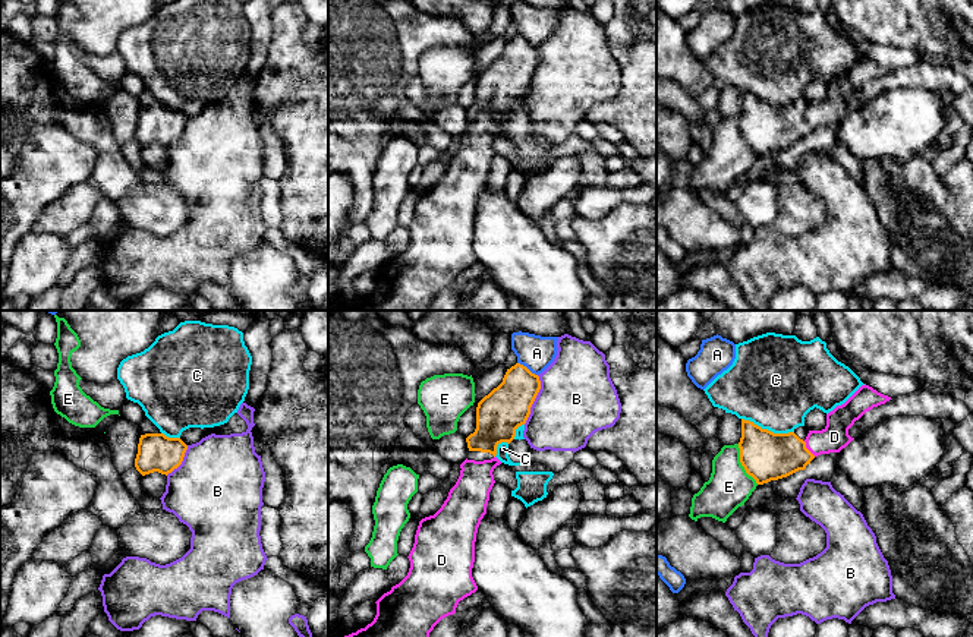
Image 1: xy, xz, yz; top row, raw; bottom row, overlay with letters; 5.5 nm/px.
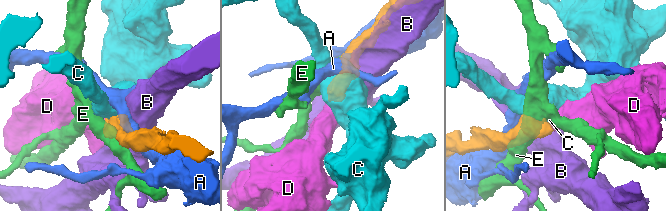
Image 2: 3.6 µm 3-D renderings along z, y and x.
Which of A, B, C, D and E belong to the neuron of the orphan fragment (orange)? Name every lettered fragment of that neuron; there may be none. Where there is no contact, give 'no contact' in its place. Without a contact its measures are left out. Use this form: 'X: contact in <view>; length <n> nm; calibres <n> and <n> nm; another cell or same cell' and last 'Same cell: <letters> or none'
A: contact in xz; length 130 nm; calibres 240 and 190 nm; another cell
B: contact in xz; length 280 nm; calibres 240 and 420 nm; another cell
C: contact in yz; length 300 nm; calibres 280 and 460 nm; another cell
D: contact in yz; length 110 nm; calibres 280 and 150 nm; same cell
E: contact in yz; length 260 nm; calibres 280 and 240 nm; another cell
Same cell: D

